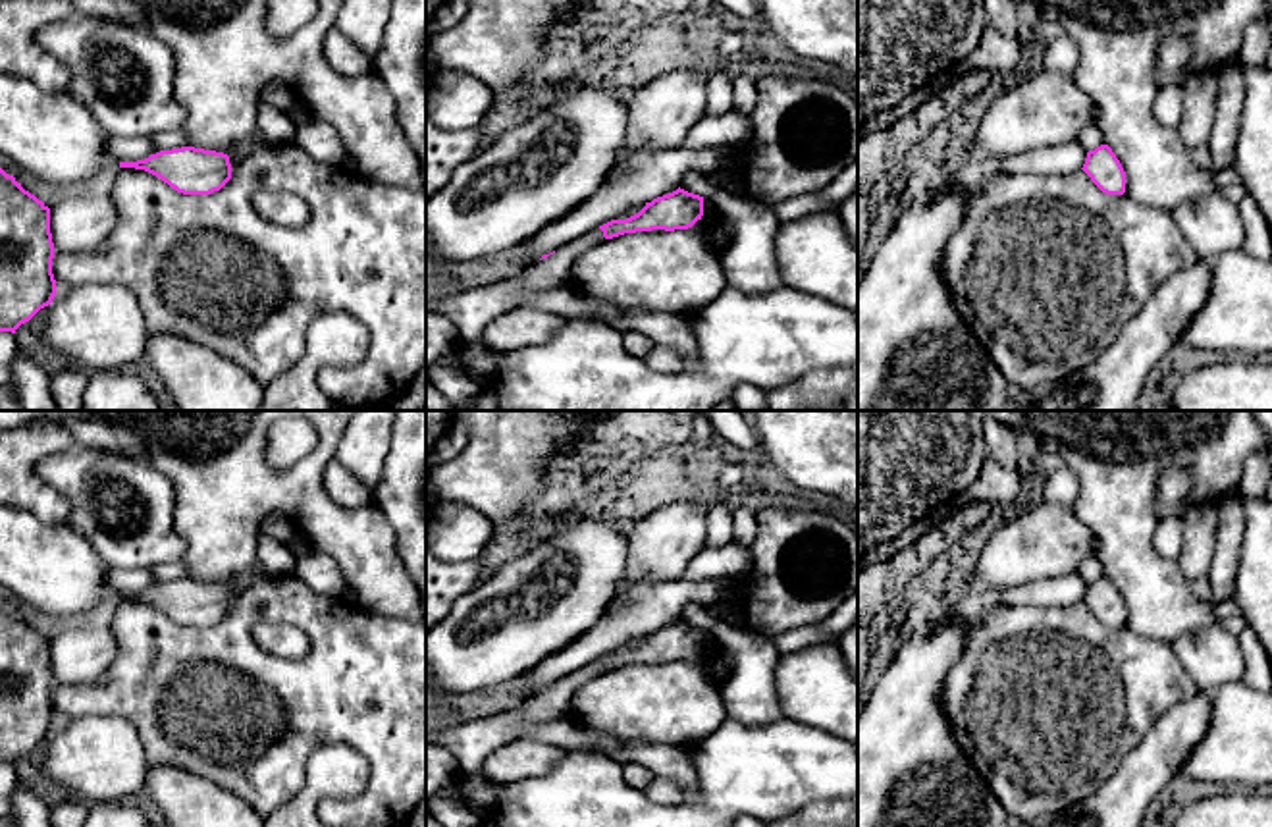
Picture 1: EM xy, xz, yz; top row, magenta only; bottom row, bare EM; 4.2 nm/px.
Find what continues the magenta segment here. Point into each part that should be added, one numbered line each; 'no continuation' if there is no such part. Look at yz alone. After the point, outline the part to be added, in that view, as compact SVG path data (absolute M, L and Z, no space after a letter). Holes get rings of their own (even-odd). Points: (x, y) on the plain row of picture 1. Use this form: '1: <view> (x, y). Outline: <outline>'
no continuation

